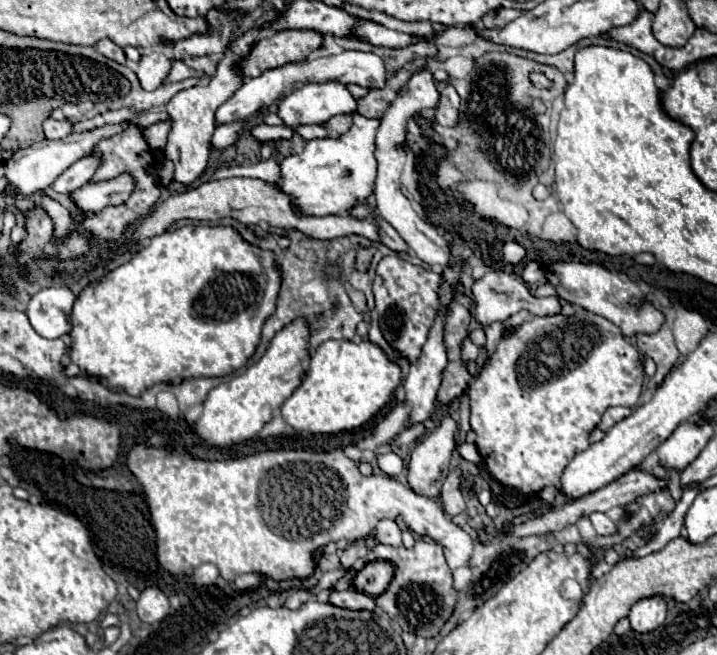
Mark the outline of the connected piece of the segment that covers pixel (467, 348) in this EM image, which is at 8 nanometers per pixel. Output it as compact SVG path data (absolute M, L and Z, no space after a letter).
M467 337L462 346L462 360L464 363L466 363L466 366L472 362L475 361L479 355L480 348L473 344L469 337Z

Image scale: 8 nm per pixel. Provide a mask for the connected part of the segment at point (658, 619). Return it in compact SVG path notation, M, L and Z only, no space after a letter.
M662 595L640 599L630 609L628 619L630 619L634 631L640 631L640 633L654 631L666 619L666 599Z

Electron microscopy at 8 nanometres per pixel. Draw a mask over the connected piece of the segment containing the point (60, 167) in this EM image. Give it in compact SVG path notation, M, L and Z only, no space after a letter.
M118 123L118 125L106 125L106 127L94 127L86 133L72 133L68 135L66 139L58 139L58 141L50 141L50 139L44 139L40 143L34 143L26 149L20 149L16 151L10 161L6 163L6 171L4 175L8 177L10 185L16 187L22 195L32 195L32 193L38 193L38 191L44 191L46 187L50 187L58 175L62 175L62 171L66 171L72 163L76 163L78 159L82 159L84 155L88 155L92 151L92 147L102 139L102 137L110 137L110 135L116 135L120 131L124 131L128 127L128 123Z

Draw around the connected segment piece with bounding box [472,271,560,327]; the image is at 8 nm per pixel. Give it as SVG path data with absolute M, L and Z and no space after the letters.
M490 271L482 279L478 279L472 287L472 299L474 299L474 317L484 327L488 327L494 321L504 321L510 315L518 313L520 309L528 309L534 315L556 315L556 313L560 313L560 303L558 303L556 297L536 299L534 295L530 295L530 291L524 287L522 281L510 277L504 271Z

